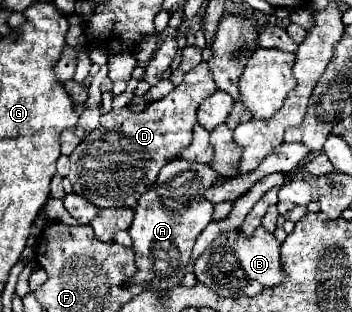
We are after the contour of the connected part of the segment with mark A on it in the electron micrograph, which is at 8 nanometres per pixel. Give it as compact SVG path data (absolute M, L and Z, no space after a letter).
M174 158L160 170L154 186L142 194L140 206L134 210L132 226L128 228L134 242L138 272L124 288L144 284L150 292L166 292L182 284L194 242L212 220L214 204L206 200L204 192L216 178L218 174L210 166L184 158Z

